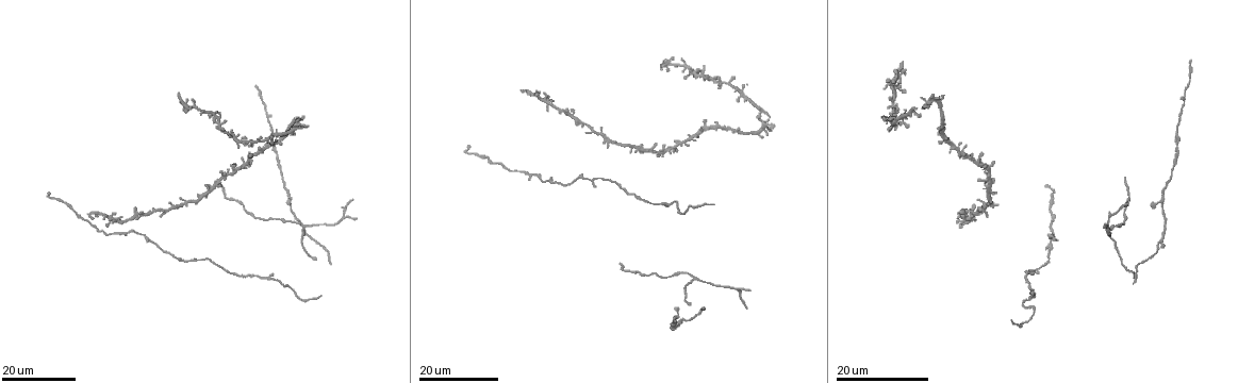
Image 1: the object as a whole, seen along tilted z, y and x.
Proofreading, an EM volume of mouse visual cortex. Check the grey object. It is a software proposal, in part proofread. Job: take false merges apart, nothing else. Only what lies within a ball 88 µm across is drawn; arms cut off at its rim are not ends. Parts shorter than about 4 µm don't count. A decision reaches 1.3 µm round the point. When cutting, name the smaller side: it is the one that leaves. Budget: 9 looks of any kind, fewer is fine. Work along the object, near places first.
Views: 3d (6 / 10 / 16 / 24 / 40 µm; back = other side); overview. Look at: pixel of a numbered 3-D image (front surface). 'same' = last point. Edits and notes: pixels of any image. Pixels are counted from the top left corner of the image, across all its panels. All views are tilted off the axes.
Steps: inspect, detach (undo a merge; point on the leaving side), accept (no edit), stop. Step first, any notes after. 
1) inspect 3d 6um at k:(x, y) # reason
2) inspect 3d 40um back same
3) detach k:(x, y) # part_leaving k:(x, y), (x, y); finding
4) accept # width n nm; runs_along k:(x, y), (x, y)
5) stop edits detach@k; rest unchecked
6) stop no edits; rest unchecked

inspect 3d 16um at 1:(90, 213) # thick turns thin

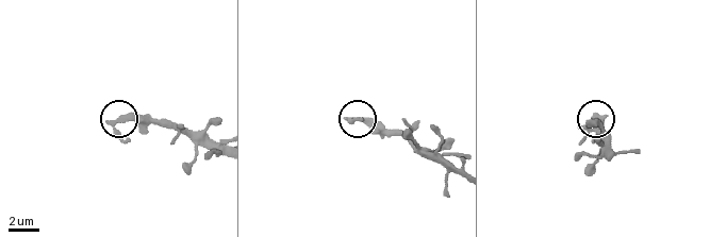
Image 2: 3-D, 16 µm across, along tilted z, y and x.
inspect 3d 6um at 2:(120, 120) # zoom in

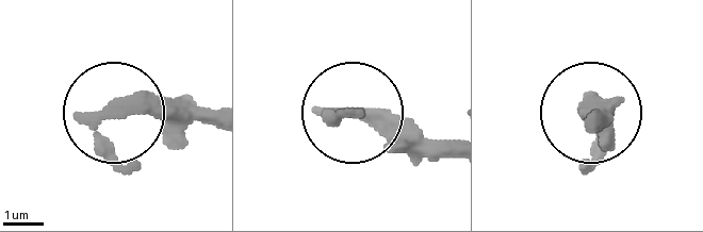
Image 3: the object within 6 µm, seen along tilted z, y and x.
accept # width 320 nm; runs_along 3:(212, 126), (116, 115); all the same cell

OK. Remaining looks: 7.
inspect 3d 16um at 1:(591, 131)

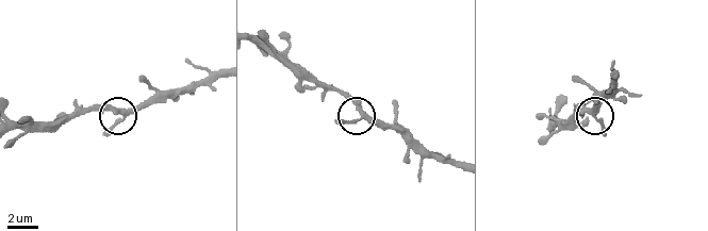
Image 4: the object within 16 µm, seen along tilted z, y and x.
inspect 3d 6um at 4:(589, 110) # closer look

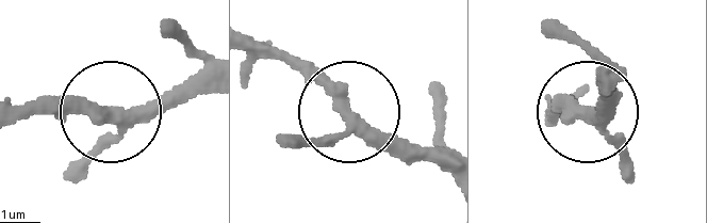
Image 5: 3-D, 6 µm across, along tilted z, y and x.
accept # arms 3; one cell here

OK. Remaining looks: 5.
inspect 3d 24um at 1:(303, 226) # side arm on a straight run

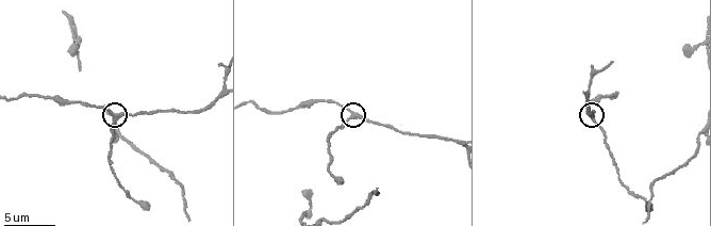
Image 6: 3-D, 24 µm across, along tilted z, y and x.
inspect 3d 6um at 6:(115, 115) # closer look

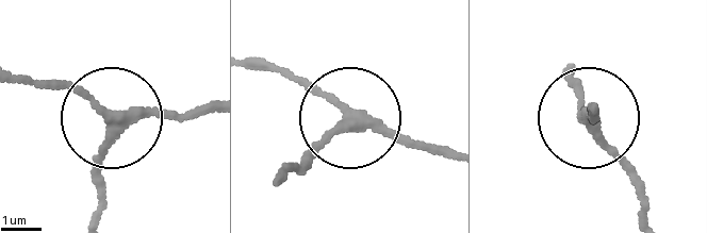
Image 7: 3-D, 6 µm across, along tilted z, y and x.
accept # width 240 nm; all the same cell

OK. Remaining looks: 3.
inspect 3d 6um at 6:(116, 178)

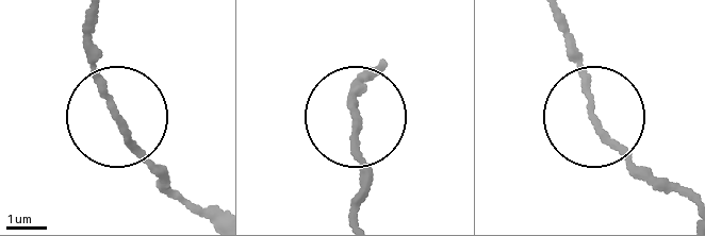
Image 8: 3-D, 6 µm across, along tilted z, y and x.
accept # side_arm 6 um; all the same cell

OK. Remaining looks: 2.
stop no edits; rest unchecked

